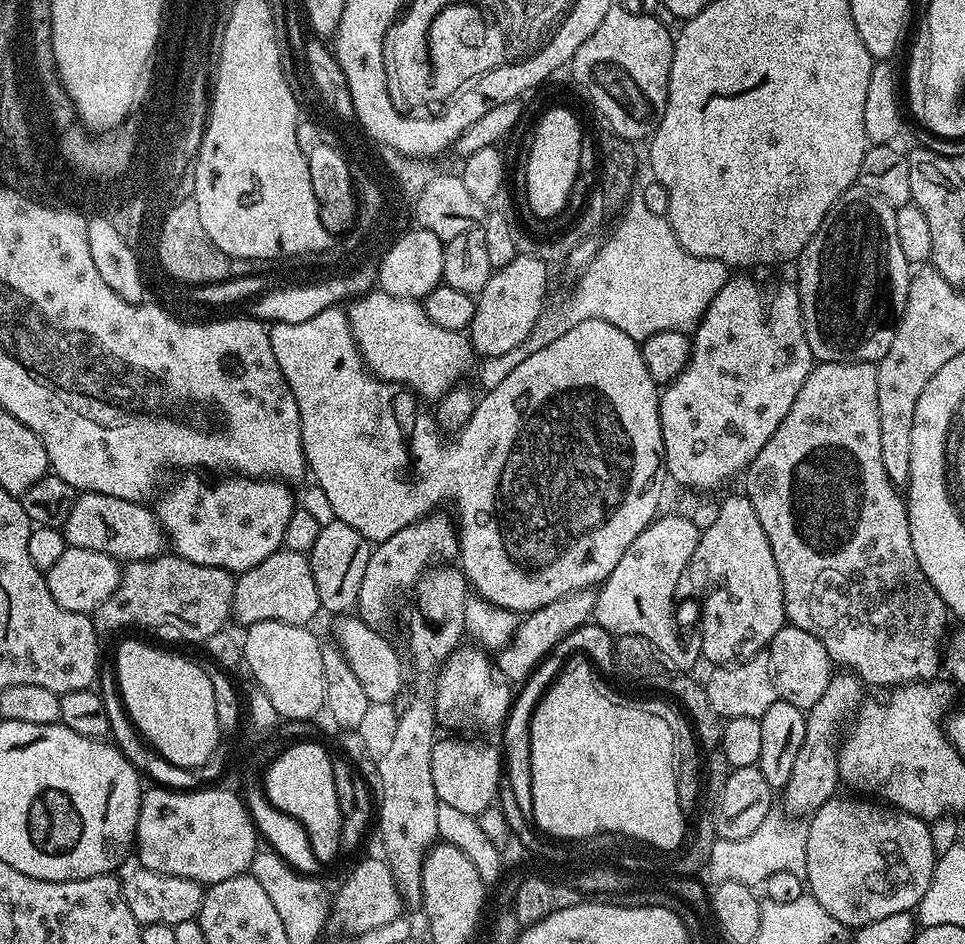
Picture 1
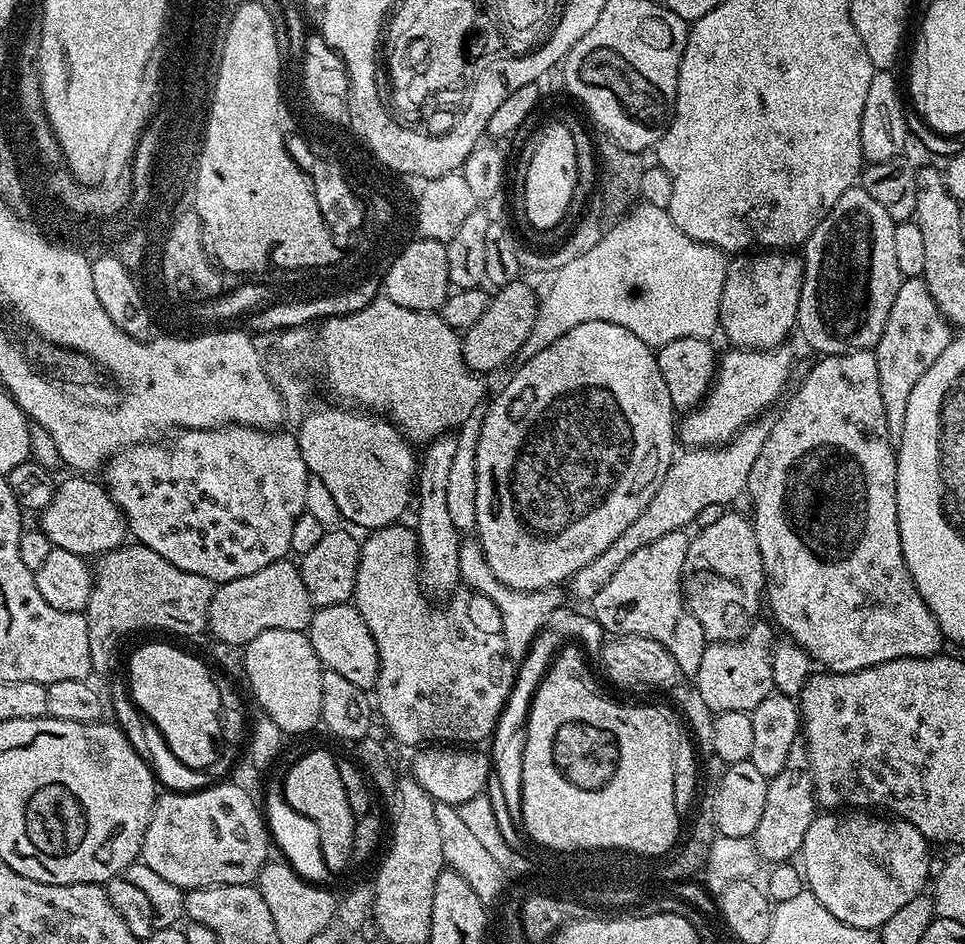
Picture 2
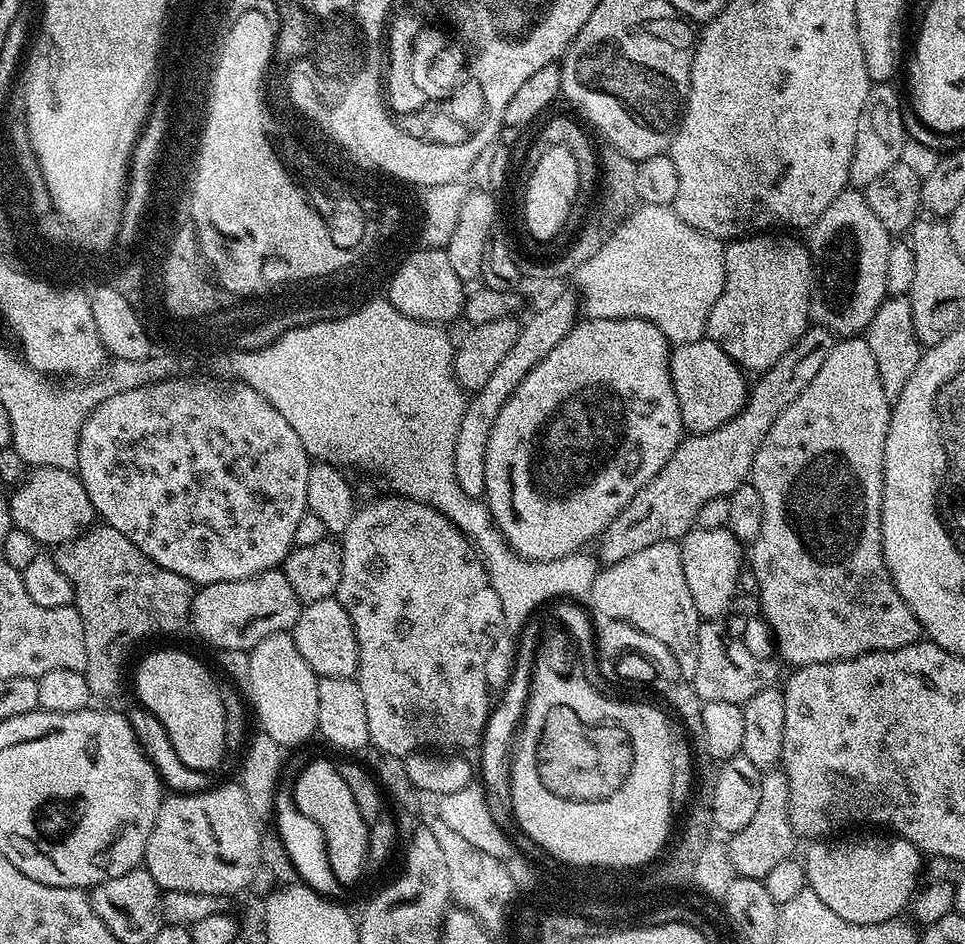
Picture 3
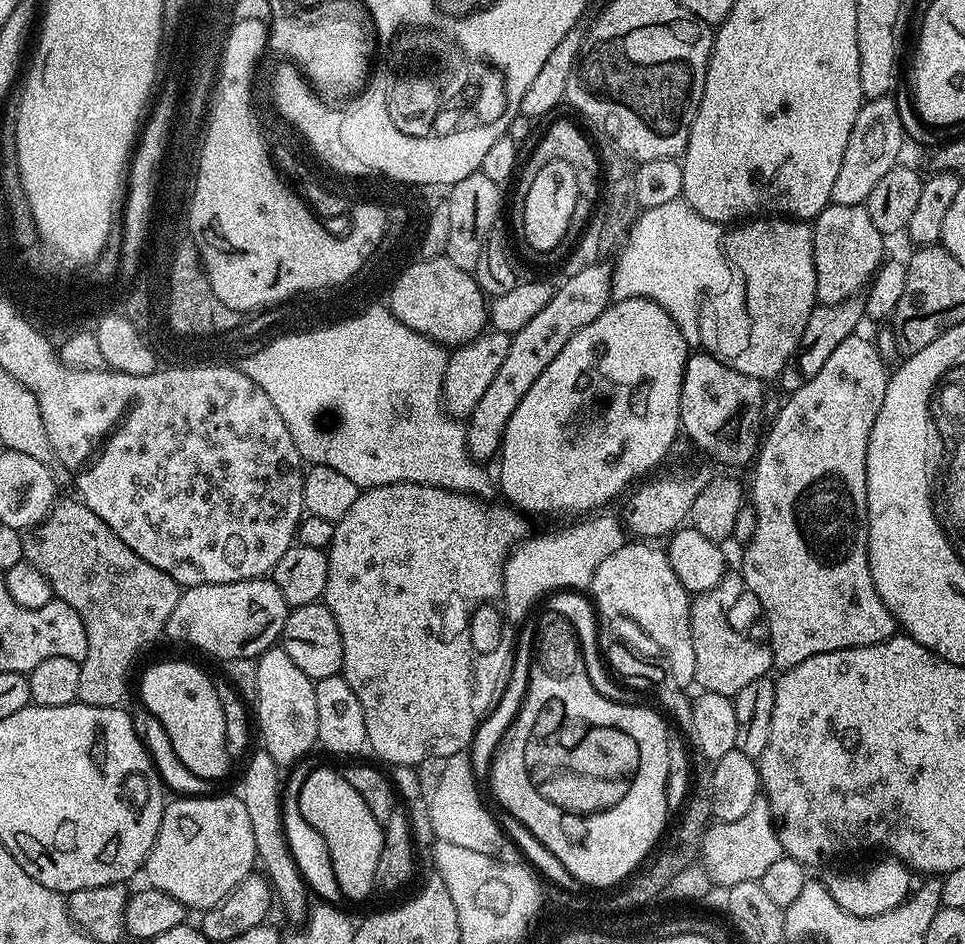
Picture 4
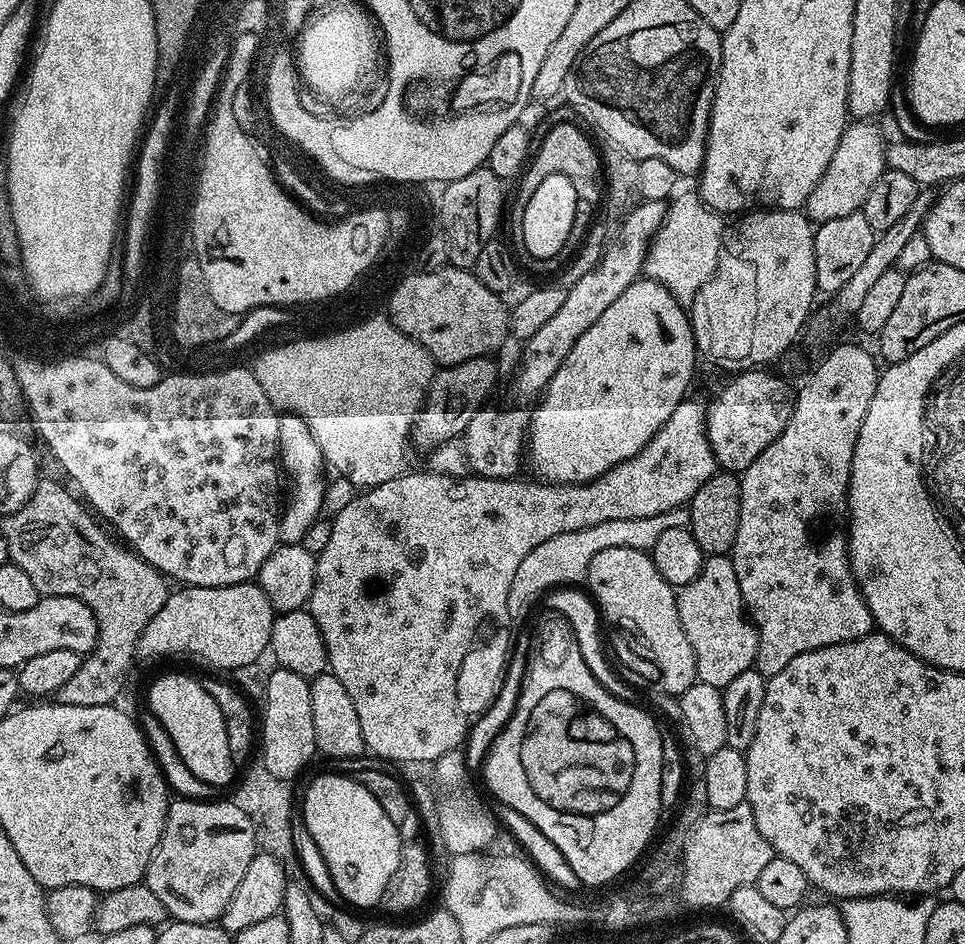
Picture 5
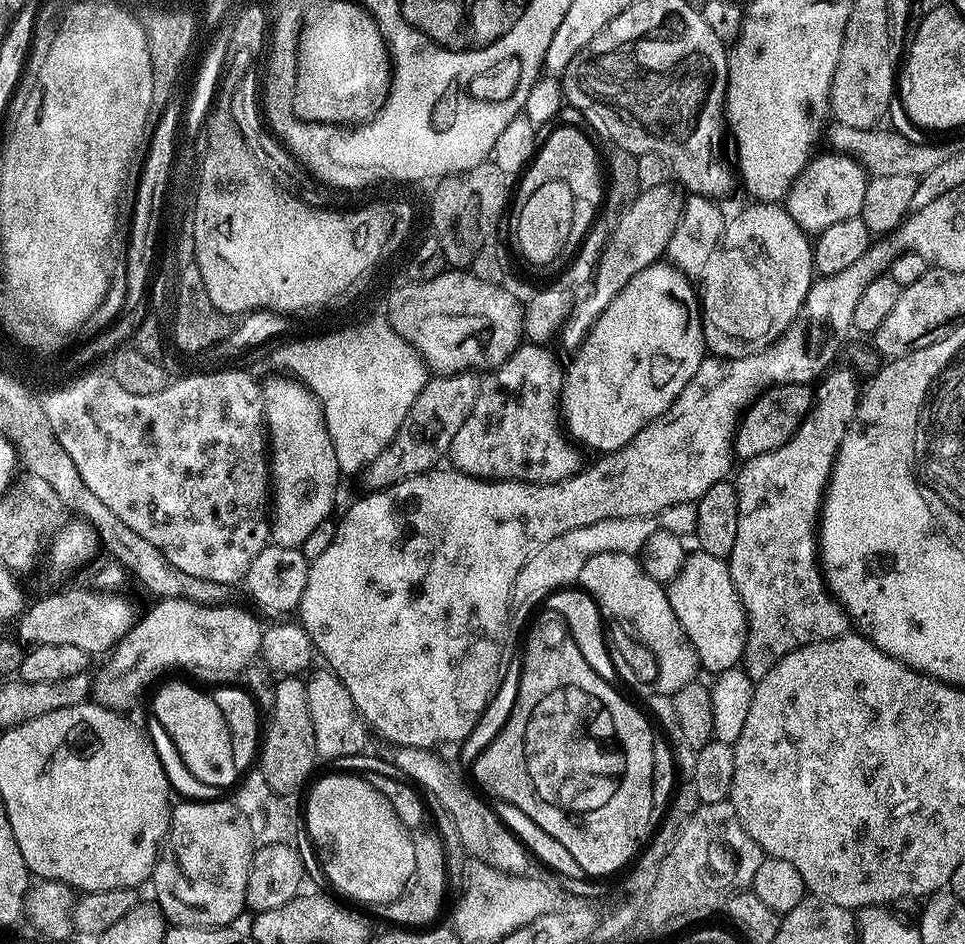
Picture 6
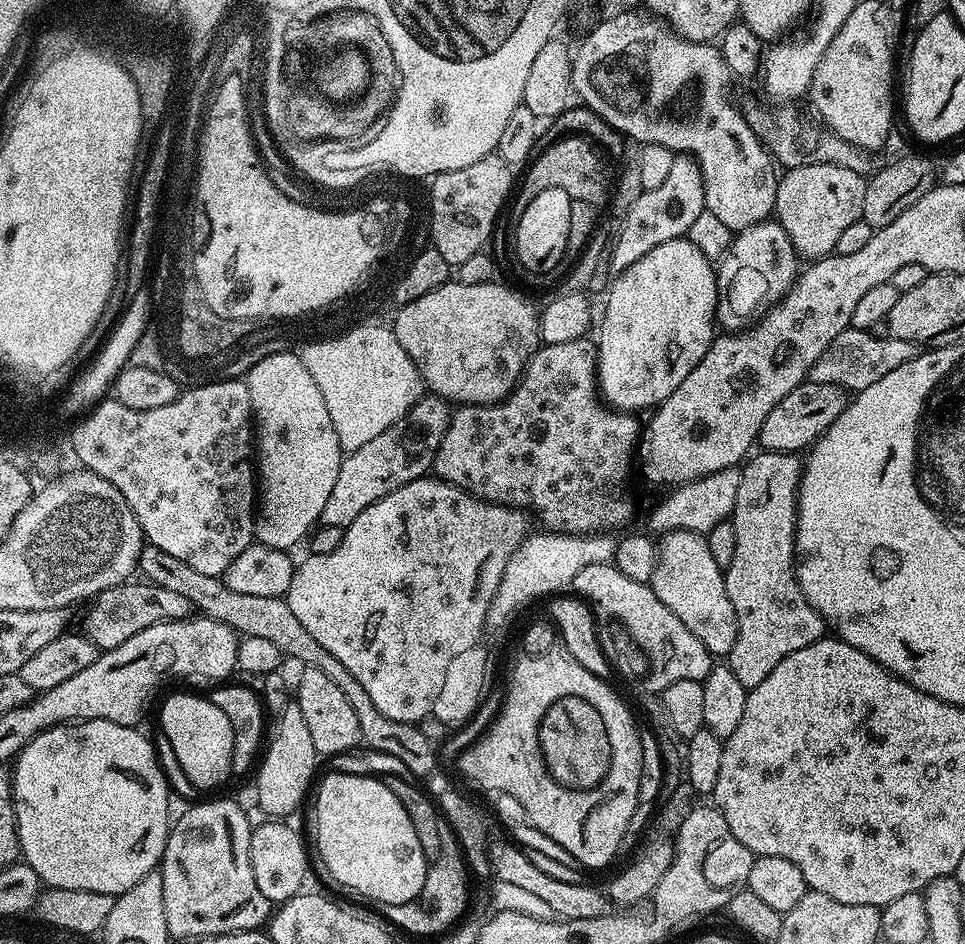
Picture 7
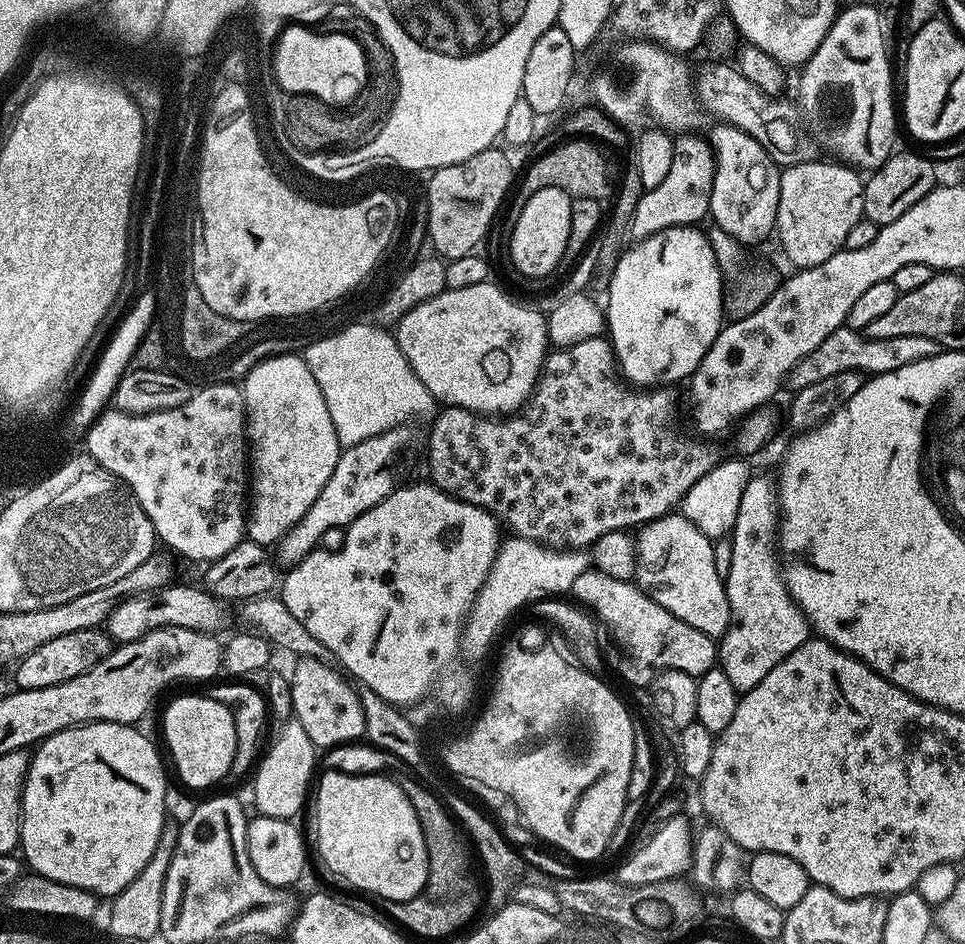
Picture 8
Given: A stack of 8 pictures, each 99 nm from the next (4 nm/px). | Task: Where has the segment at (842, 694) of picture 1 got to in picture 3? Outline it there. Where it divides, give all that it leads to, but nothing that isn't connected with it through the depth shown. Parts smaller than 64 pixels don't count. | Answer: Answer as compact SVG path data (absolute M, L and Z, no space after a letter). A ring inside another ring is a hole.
M783 770L765 771L762 775L762 799L758 801L754 818L750 818L750 826L742 826L742 830L731 833L726 840L726 851L736 876L763 880L774 865L795 853L792 851L796 848L798 837L790 822L789 802L788 779Z

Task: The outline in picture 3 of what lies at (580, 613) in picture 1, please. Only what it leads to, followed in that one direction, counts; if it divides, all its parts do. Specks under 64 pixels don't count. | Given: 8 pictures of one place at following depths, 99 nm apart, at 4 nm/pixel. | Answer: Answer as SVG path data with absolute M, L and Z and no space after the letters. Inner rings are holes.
M808 327L800 335L798 342L794 342L794 346L790 346L790 350L786 350L786 354L782 354L782 358L778 358L778 362L774 362L774 366L770 366L768 371L757 379L760 381L751 385L744 409L734 418L730 418L730 422L709 432L685 435L666 462L666 466L662 466L662 470L658 470L658 474L654 474L654 478L650 478L650 482L646 482L646 486L642 486L642 490L638 490L638 494L634 494L634 498L626 502L618 518L614 518L614 522L610 522L603 536L599 537L599 559L605 565L609 565L622 562L622 558L630 558L630 554L638 554L638 550L646 550L646 546L654 546L654 542L683 540L688 532L697 527L699 510L706 502L714 498L728 498L740 484L745 483L752 475L754 458L762 442L766 442L766 434L770 434L770 426L774 426L774 422L778 422L778 414L782 414L782 410L786 410L786 406L790 406L790 402L794 402L794 398L798 398L798 394L802 394L802 390L810 386L819 368L826 363L826 358L830 358L830 350L836 341L837 337L824 328Z

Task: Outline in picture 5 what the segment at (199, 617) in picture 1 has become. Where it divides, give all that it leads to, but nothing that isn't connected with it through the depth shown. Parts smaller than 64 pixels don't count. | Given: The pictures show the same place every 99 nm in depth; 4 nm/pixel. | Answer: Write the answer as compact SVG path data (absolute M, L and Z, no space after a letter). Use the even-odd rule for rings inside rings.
M48 478L41 479L30 502L26 502L26 506L22 506L22 510L18 510L14 515L3 517L2 535L6 538L9 561L22 566L23 572L34 581L34 587L40 591L41 597L69 596L86 602L100 627L96 644L91 652L81 659L74 678L70 678L70 682L66 682L66 686L56 692L55 699L70 706L115 705L119 701L116 699L119 698L120 691L124 688L124 679L132 668L132 659L137 659L142 630L168 601L170 584L157 568L147 564L115 535L108 536L109 529L75 495L73 496L62 485L55 484Z

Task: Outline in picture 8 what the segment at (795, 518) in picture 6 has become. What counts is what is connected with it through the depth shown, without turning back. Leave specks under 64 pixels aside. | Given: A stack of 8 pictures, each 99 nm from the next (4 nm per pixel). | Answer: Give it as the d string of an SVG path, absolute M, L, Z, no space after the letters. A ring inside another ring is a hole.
M760 474L753 475L752 480L742 492L742 506L738 506L738 518L730 533L730 541L733 546L733 558L731 559L730 576L724 580L726 598L730 602L730 626L724 636L718 640L718 667L730 678L730 682L736 687L737 692L748 692L778 662L782 662L794 650L798 650L810 638L810 625L800 607L793 602L792 595L788 593L788 585L785 577L780 576L780 570L776 566L774 552L774 539L778 534L778 498L774 493L774 486L763 480Z

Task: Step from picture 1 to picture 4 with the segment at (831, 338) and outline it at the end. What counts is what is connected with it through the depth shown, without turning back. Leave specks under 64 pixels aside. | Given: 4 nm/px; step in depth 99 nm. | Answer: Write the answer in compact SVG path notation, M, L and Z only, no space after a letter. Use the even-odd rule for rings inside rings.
M831 203L817 214L811 230L817 301L838 304L863 293L886 256L886 238L878 226L870 222L867 207L864 204L842 206Z

